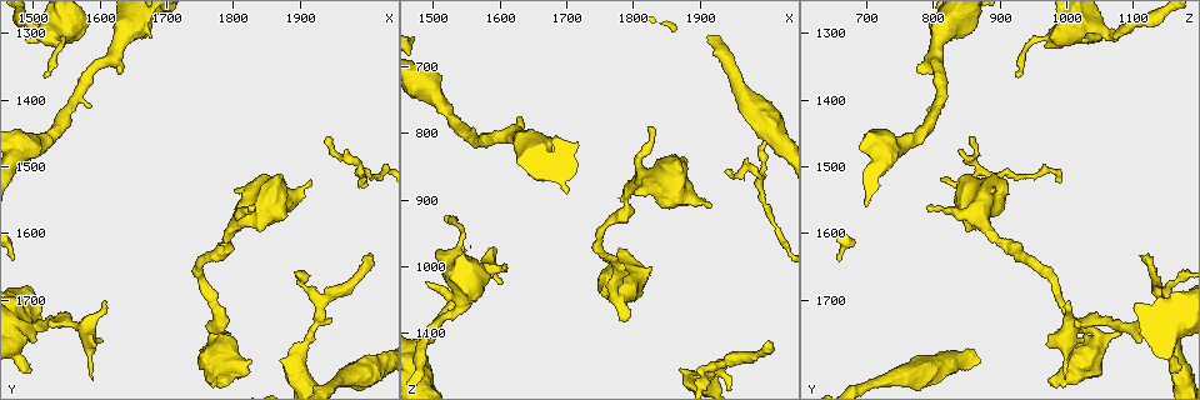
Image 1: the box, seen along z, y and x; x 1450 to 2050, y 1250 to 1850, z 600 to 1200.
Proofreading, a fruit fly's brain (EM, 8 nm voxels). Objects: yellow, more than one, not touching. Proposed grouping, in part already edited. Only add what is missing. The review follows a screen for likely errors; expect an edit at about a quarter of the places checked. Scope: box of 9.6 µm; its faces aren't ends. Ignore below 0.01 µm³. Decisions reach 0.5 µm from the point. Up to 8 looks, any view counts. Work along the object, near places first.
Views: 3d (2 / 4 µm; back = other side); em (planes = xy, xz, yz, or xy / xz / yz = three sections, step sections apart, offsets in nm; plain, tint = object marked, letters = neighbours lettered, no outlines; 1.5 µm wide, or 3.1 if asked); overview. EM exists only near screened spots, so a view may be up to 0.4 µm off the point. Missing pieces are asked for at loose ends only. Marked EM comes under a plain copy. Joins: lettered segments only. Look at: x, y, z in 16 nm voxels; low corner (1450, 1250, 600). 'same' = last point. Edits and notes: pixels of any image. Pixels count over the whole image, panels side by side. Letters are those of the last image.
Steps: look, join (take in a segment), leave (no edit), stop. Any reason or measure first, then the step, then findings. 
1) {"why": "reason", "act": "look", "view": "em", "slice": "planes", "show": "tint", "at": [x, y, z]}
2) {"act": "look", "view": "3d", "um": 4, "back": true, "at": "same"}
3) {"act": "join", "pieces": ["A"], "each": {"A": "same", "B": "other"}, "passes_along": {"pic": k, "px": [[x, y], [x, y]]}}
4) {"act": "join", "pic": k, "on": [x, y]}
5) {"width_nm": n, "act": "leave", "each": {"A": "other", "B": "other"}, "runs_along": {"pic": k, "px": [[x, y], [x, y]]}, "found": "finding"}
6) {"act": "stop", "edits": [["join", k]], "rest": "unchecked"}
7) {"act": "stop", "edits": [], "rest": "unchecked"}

{"why": "thick end", "act": "look", "view": "3d", "um": 4, "at": [1630, 1355, 775]}

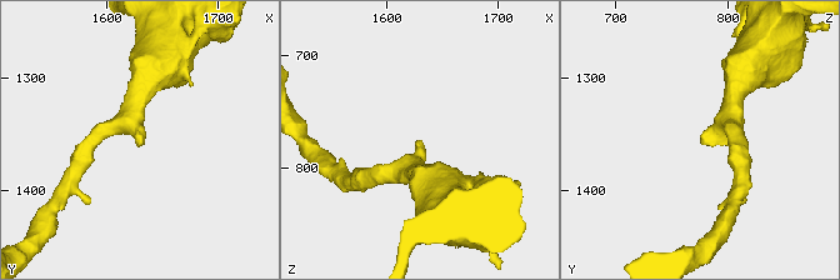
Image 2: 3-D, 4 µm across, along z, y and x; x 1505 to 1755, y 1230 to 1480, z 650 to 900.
{"why": "now the EM", "act": "look", "view": "em", "slice": "planes", "show": "letters", "at": [1630, 1350, 776]}

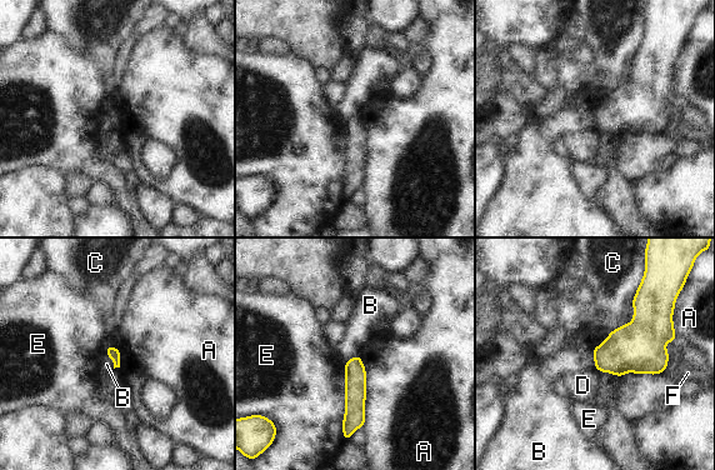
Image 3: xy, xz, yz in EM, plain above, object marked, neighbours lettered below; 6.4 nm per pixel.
{"act": "leave", "each": {"A": "other", "B": "other", "C": "other", "D": "other", "E": "other", "F": "other"}, "runs_along": {"pic": 3, "px": [[356, 359], [355, 414], [346, 431]]}, "found": "no lettered segment goes on from it"}

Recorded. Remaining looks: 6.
{"why": "branch stops here", "act": "look", "view": "em", "slice": "planes", "show": "letters", "at": [1830, 1565, 790]}

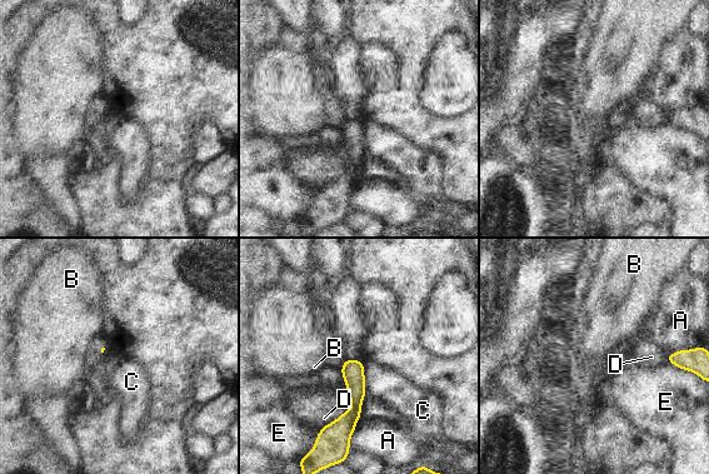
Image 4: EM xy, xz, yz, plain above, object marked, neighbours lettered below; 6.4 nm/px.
{"longest_contact_nm": ["C", 220], "act": "leave", "each": {"A": "other", "B": "other", "C": "other", "D": "other", "E": "other"}, "border": {"pic": 4, "px": [[360, 360], [367, 392]]}, "found": "no lettered segment goes on from it"}

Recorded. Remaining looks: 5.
{"why": "an open end", "act": "look", "view": "em", "slice": "planes", "show": "tint", "at": [2000, 1635, 1110]}

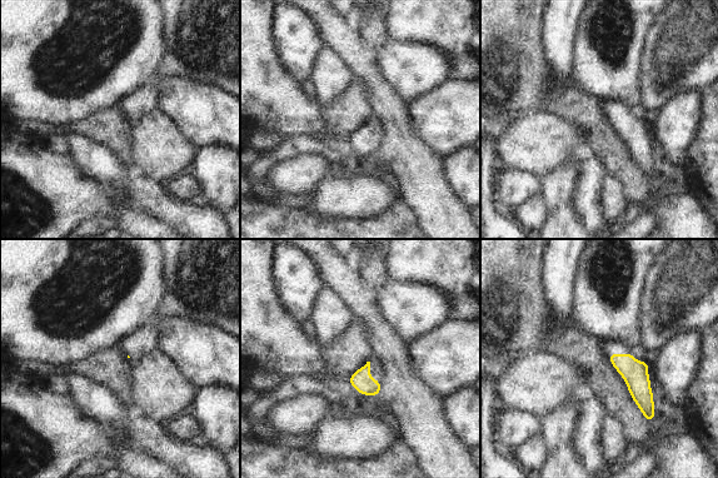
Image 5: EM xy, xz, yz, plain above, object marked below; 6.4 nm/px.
{"act": "look", "view": "em", "slice": "planes", "show": "letters", "at": "same"}

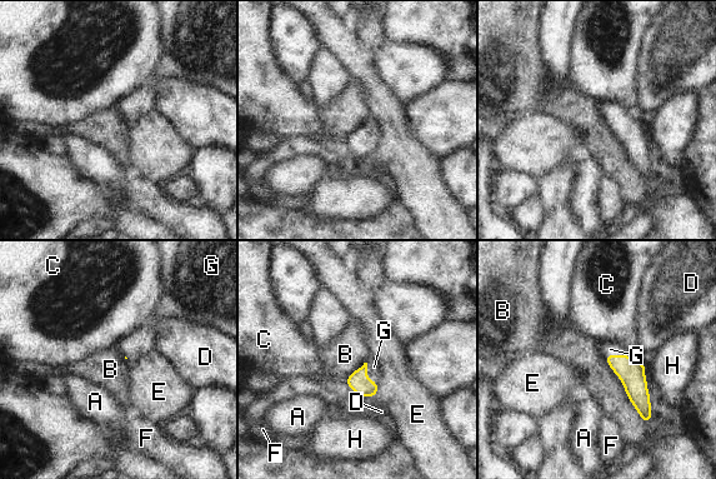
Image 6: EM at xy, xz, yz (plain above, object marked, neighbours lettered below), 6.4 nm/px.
{"act": "join", "pieces": ["G"], "each": {"A": "other", "B": "other", "C": "other", "D": "other", "E": "other", "F": "other", "G": "same", "H": "other"}, "found": "it goes on there"}

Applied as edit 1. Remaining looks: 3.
{"act": "stop", "edits": [["join", 6]], "rest": "unchecked"}

